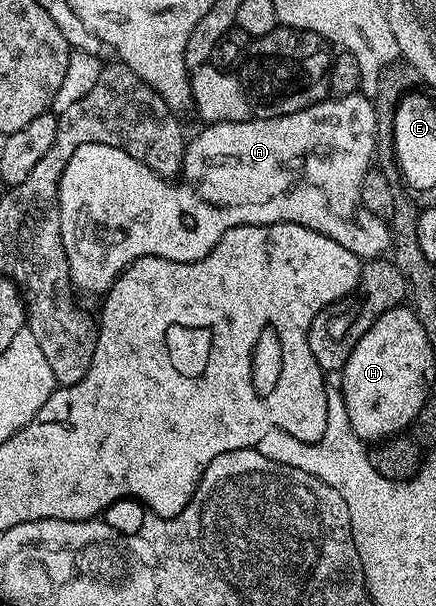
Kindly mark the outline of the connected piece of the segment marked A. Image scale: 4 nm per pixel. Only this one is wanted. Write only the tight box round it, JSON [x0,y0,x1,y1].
[59,91,391,293]

